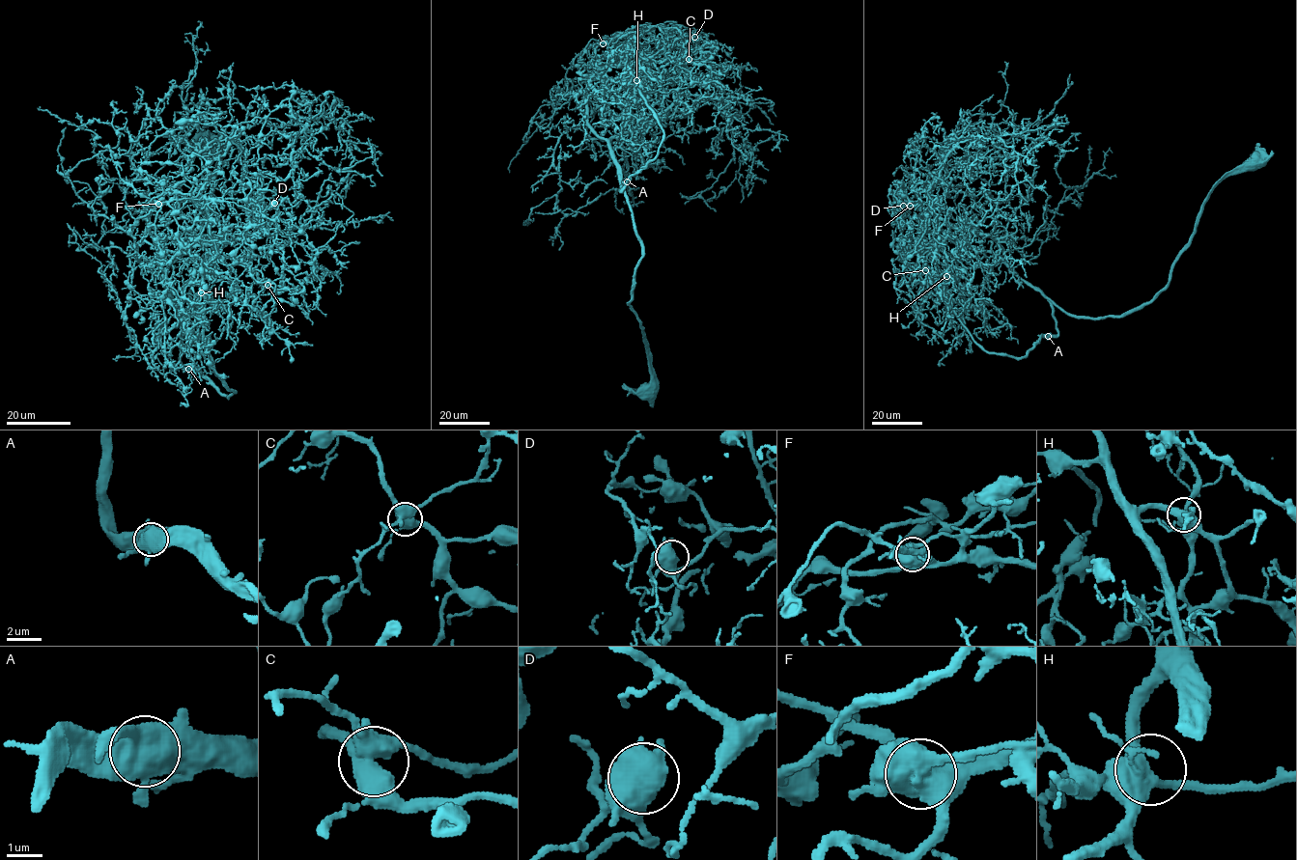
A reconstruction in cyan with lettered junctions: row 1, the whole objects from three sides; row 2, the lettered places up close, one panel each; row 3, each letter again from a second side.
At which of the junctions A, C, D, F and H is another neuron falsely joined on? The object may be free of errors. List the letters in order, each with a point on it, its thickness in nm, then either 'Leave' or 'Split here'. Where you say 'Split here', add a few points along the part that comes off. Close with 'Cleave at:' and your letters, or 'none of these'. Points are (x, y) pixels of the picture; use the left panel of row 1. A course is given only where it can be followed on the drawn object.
A: Place: (188, 369). Thickness 600 nm. Leave
C: Place: (267, 285). Thickness 500 nm. Leave
D: Place: (274, 203). Thickness 650 nm. Leave
F: Place: (158, 204). Thickness 700 nm. Split here. Course of the part to remove: (158, 204), (188, 198), (214, 199), (212, 214), (203, 231), (186, 247)
H: Place: (201, 292). Thickness 440 nm. Leave
Cleave at: F

